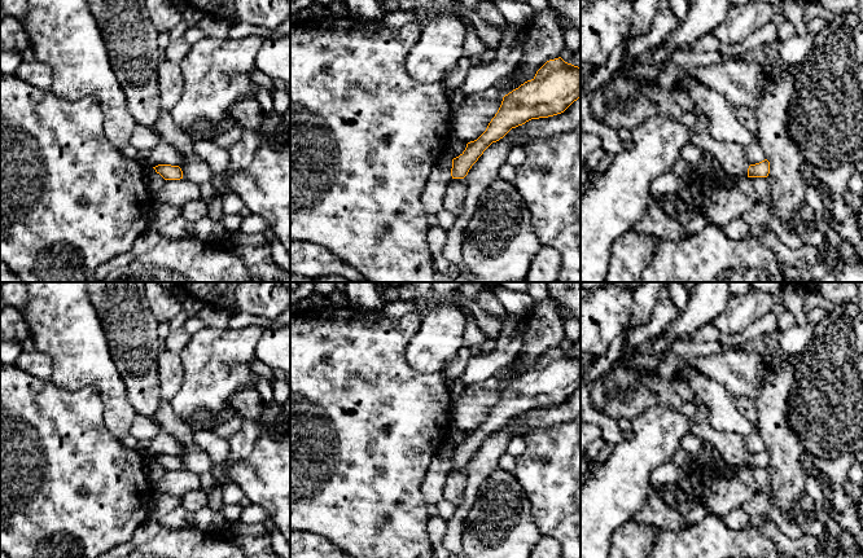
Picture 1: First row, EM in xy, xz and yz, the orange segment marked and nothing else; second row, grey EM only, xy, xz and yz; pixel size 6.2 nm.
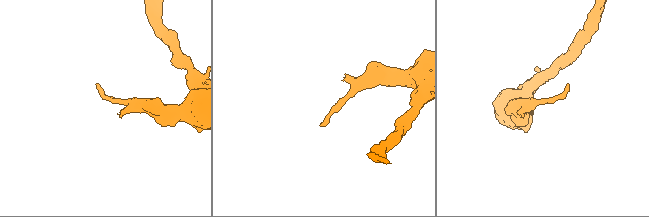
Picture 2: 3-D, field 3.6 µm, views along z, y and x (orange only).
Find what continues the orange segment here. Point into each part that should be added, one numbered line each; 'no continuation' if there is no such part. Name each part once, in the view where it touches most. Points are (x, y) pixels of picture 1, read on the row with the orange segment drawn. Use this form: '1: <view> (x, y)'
no continuation

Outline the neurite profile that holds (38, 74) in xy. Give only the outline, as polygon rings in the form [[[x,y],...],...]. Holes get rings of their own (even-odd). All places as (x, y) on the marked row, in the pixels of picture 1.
[[[36,60],[31,62],[22,61],[14,75],[40,89],[49,89],[53,82],[52,69]]]

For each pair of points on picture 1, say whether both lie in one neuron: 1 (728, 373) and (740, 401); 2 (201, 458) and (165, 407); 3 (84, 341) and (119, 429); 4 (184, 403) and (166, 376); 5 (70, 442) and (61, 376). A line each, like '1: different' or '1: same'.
1: different
2: same
3: same
4: different
5: different

